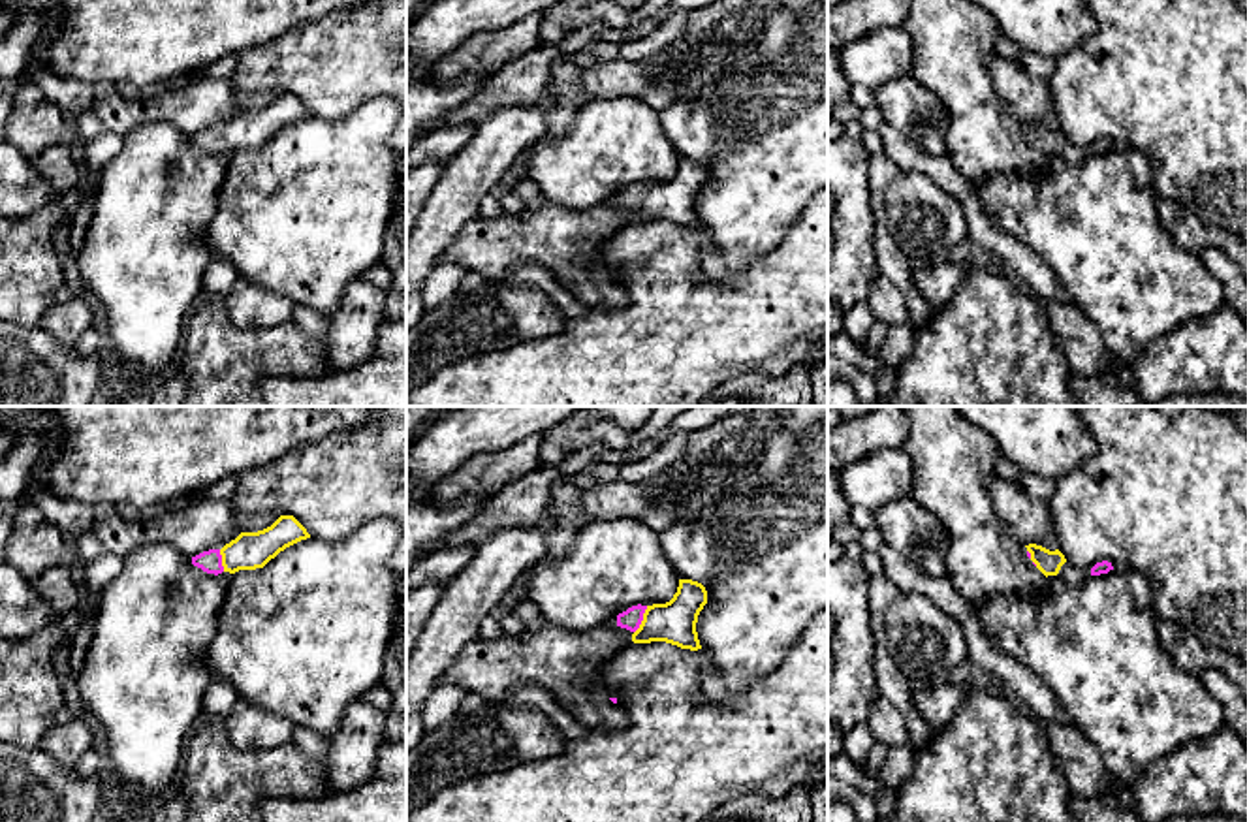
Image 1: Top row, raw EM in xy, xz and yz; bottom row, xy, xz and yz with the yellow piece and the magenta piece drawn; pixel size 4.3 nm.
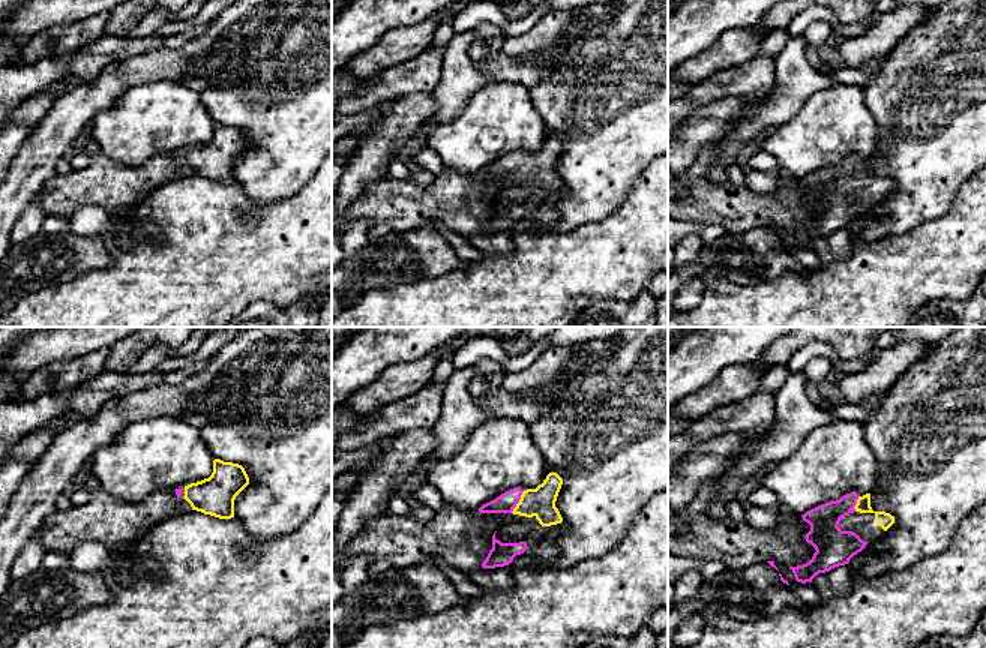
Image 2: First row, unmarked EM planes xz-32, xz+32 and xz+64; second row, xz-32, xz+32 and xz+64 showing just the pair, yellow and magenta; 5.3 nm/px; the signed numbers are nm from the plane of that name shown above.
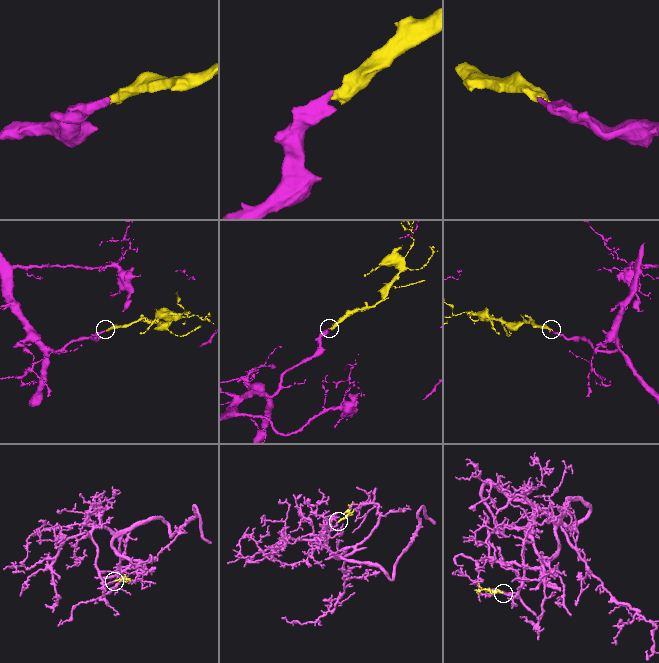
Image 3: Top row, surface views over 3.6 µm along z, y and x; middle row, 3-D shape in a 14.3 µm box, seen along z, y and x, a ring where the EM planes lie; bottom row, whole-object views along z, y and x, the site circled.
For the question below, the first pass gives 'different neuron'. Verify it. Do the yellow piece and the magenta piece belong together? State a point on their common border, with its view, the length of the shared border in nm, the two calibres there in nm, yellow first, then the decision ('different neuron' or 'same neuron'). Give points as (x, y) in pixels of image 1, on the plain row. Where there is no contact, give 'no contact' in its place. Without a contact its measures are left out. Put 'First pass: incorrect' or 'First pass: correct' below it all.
meets yellow in xz at (644, 198); contact 130 nm long; 180 nm thick on the yellow side, 90 nm on the other; same neuron
First pass: incorrect

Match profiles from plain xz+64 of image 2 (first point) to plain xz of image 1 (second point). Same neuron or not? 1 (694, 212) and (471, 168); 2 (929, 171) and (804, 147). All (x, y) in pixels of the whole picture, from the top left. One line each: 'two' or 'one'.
1: two
2: one

